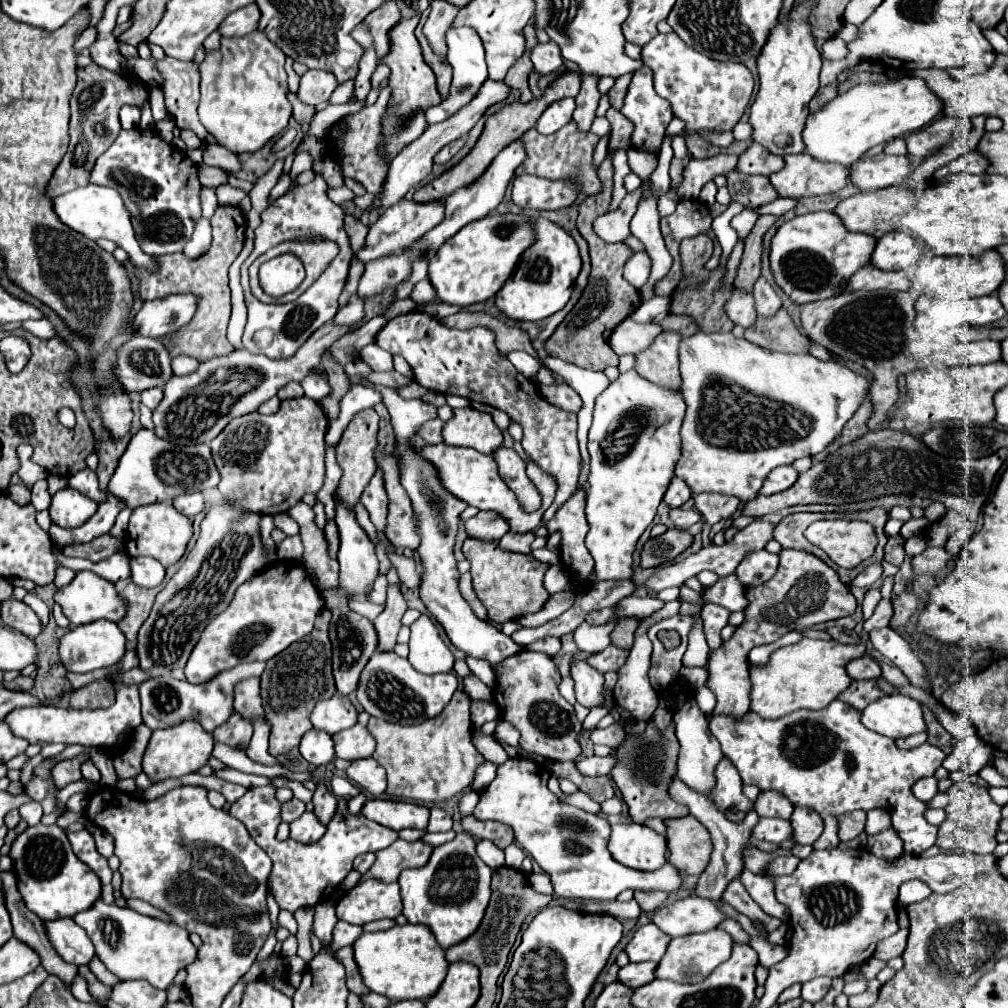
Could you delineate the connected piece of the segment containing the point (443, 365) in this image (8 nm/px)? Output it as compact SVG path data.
M411 310L407 314L395 316L389 320L375 338L375 344L387 350L389 354L403 356L411 370L413 380L427 390L439 394L453 394L469 398L497 410L507 412L523 428L523 448L531 460L557 482L557 496L543 520L549 522L553 514L569 500L577 488L581 456L577 446L577 416L549 404L541 394L535 382L529 382L519 374L513 364L499 356L495 348L495 334L489 328L477 326L471 330L453 330L439 324L437 318Z

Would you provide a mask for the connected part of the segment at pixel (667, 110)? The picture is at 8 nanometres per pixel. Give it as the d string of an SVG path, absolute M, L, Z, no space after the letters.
M641 66L633 74L633 80L631 80L631 84L627 88L627 96L625 96L623 106L621 106L619 112L635 124L635 132L633 132L633 138L631 138L633 148L643 150L643 152L659 154L661 142L663 142L663 136L665 136L665 128L673 120L673 112L671 112L671 104L667 104L661 96L657 96L657 92L653 88L653 72L651 72L651 68Z

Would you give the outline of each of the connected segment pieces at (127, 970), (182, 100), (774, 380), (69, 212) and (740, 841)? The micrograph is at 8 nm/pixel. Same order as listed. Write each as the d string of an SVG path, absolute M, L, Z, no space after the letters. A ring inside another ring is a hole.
M97 900L93 908L77 914L73 920L77 920L77 924L89 932L95 952L109 972L123 980L141 978L159 990L167 990L177 972L187 968L197 958L197 948L191 944L187 930L159 918L139 914L131 908L119 908L115 904Z
M163 58L157 62L159 72L163 74L163 92L165 106L169 116L175 120L177 128L193 130L201 140L207 140L207 130L199 122L199 70L193 62L181 62L175 58Z
M697 332L689 338L683 338L681 340L681 350L679 350L679 360L681 360L681 392L683 392L683 398L685 398L685 404L687 404L687 412L685 412L683 428L681 428L683 456L677 464L675 476L685 480L685 484L689 486L693 496L697 496L701 492L719 492L719 494L727 494L727 496L737 496L743 504L751 502L759 494L765 478L769 476L769 472L773 468L783 466L783 464L791 464L793 460L801 458L801 456L815 456L815 454L823 452L841 434L845 422L855 414L855 410L865 402L865 398L869 394L869 386L871 386L869 378L849 370L847 366L839 364L835 358L831 358L829 362L823 362L823 360L817 360L811 354L773 352L773 350L761 348L757 344L751 344L745 338L735 338L731 332L711 332L711 334Z
M85 186L85 188L77 188L73 192L61 194L53 200L53 212L57 214L57 218L73 228L75 232L83 234L89 240L99 240L99 238L107 238L111 242L115 242L119 248L123 248L129 254L129 262L144 267L150 272L156 272L159 268L154 257L141 252L137 240L135 240L135 232L131 226L131 218L127 208L123 206L123 200L119 196L119 192L115 192L113 188L101 188L101 186Z
M677 776L671 780L671 786L669 786L667 792L669 792L669 796L671 796L675 802L685 804L685 806L689 808L689 812L711 832L711 840L713 840L715 850L713 850L713 854L711 854L709 866L707 866L705 872L699 876L699 882L697 882L697 890L695 890L695 892L697 892L697 896L701 896L701 898L719 900L721 894L723 894L723 890L727 888L727 884L729 884L733 878L737 878L737 876L741 874L741 870L743 870L743 860L741 860L743 856L741 856L741 852L743 852L745 846L749 846L749 832L751 832L753 826L757 824L759 816L757 816L755 812L749 812L749 814L745 816L745 822L741 822L741 824L729 822L729 820L725 818L725 814L719 812L719 810L715 808L715 804L713 804L707 796L703 796L701 792L697 792L697 790L693 790L693 788L689 788L687 784L683 784Z

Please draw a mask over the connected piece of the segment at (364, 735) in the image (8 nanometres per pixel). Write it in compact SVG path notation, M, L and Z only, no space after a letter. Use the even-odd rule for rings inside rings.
M355 724L349 730L337 732L333 736L335 742L335 754L345 760L359 760L359 758L369 758L375 750L375 738L369 734L365 726Z

